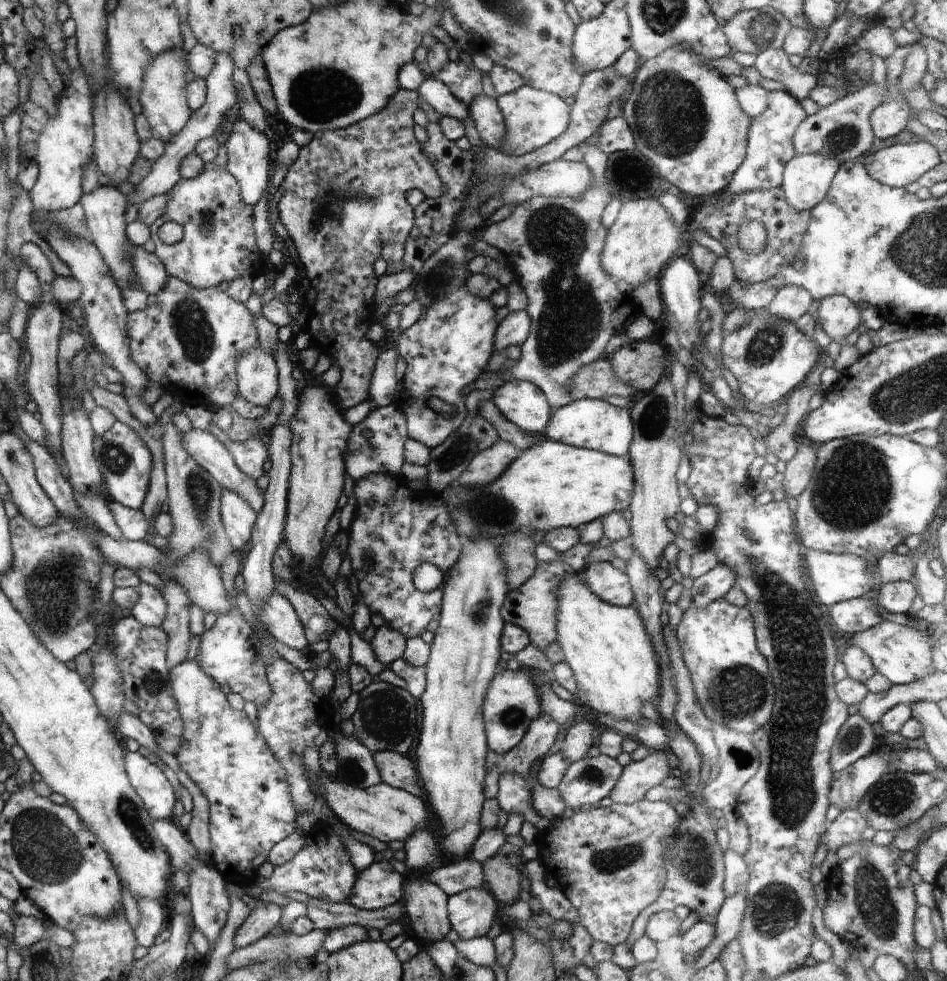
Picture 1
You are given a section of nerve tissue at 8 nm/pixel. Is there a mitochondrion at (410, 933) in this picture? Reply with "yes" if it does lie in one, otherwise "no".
no

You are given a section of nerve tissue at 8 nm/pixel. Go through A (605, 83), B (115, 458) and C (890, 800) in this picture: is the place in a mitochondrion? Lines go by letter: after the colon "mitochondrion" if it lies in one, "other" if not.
A: mitochondrion
B: mitochondrion
C: mitochondrion

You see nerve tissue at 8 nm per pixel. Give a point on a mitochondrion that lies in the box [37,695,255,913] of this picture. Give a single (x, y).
(129, 811)

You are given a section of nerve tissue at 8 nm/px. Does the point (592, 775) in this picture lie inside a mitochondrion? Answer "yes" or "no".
yes

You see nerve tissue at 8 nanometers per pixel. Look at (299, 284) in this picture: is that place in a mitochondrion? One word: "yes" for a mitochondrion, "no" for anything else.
no

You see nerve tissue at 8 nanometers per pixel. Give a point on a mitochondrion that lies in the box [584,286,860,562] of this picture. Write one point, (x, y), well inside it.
(765, 347)

